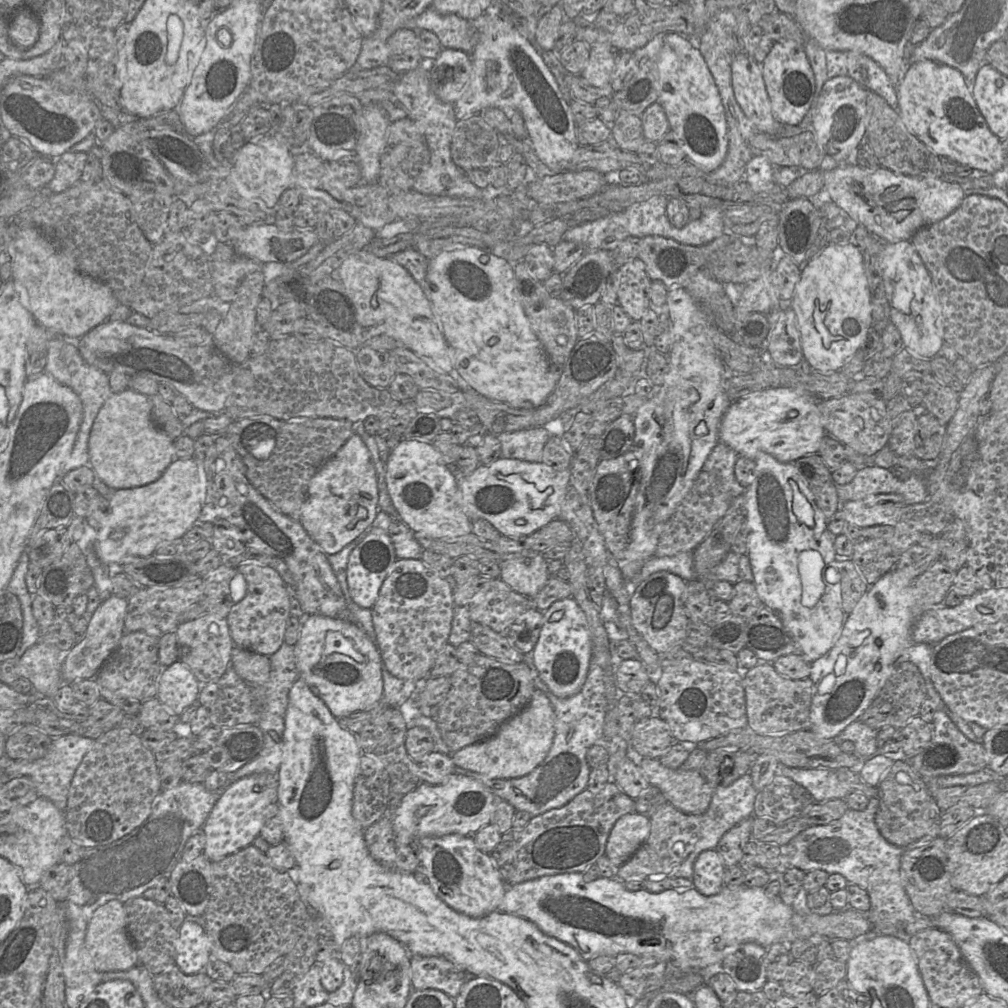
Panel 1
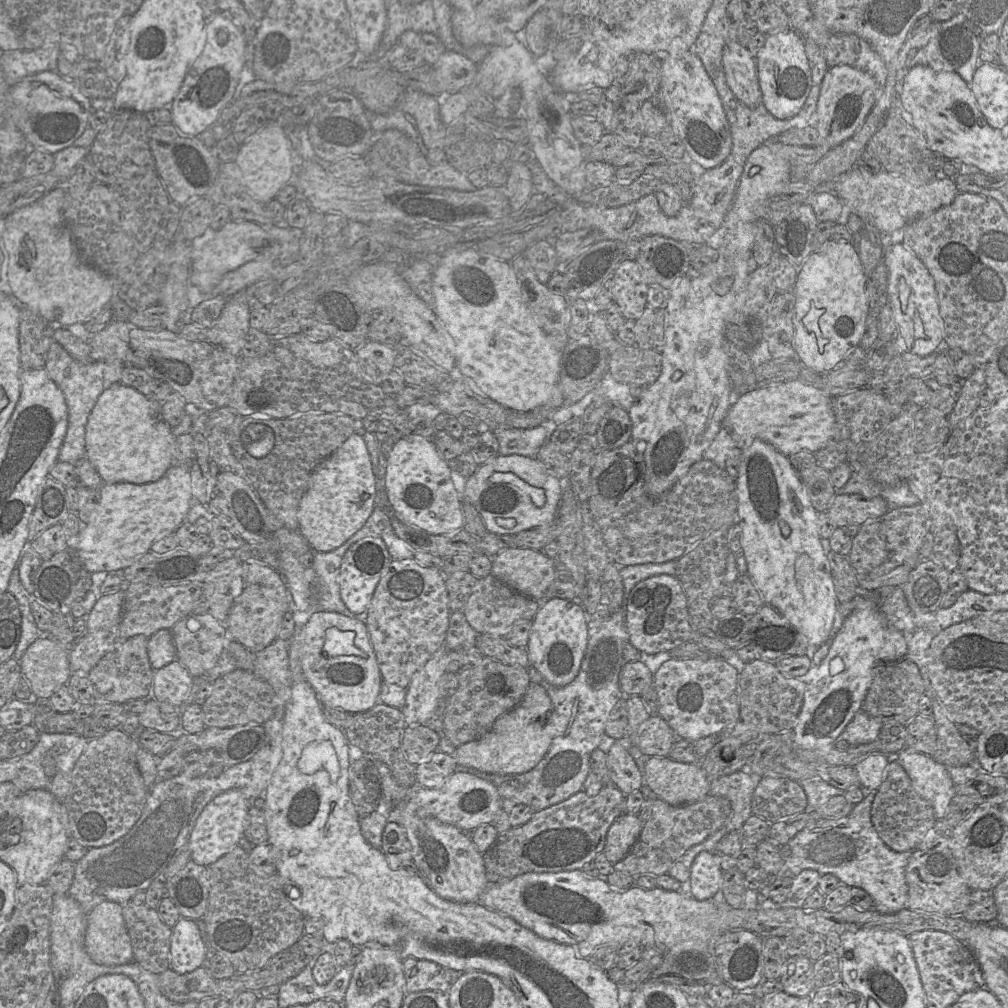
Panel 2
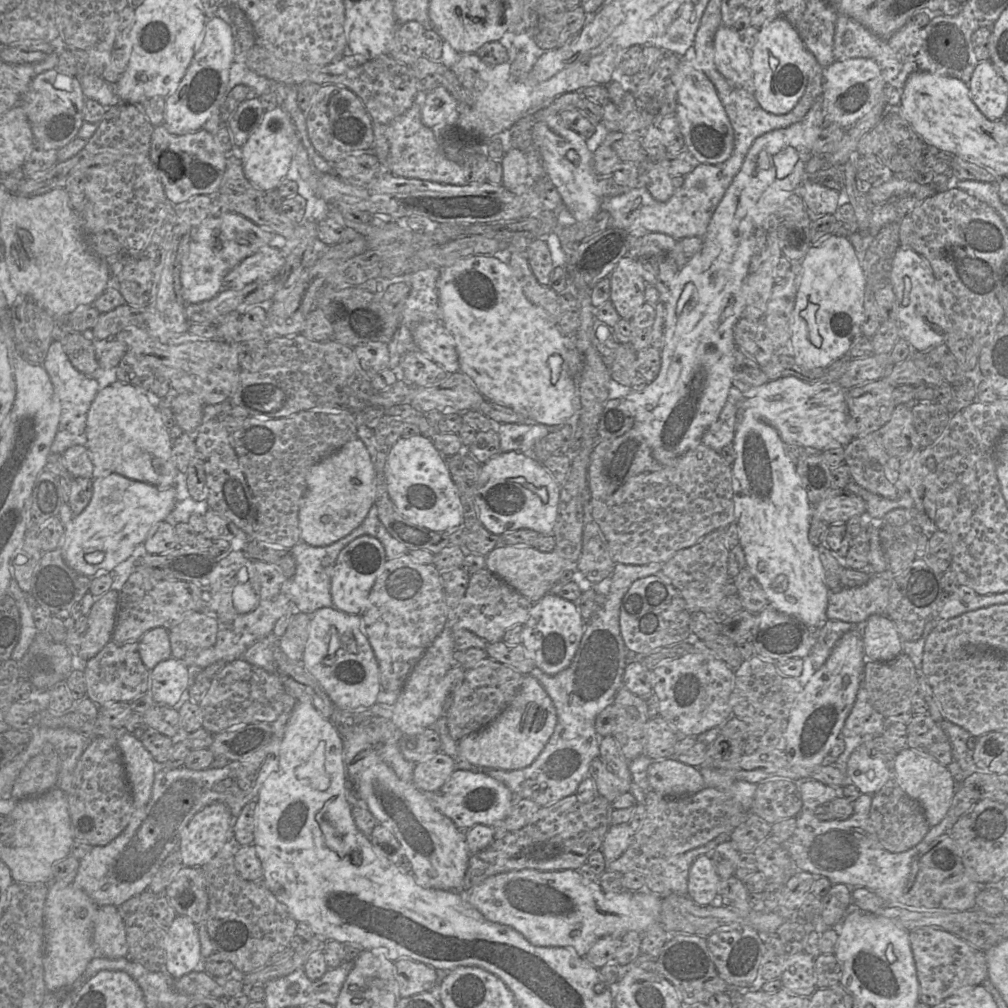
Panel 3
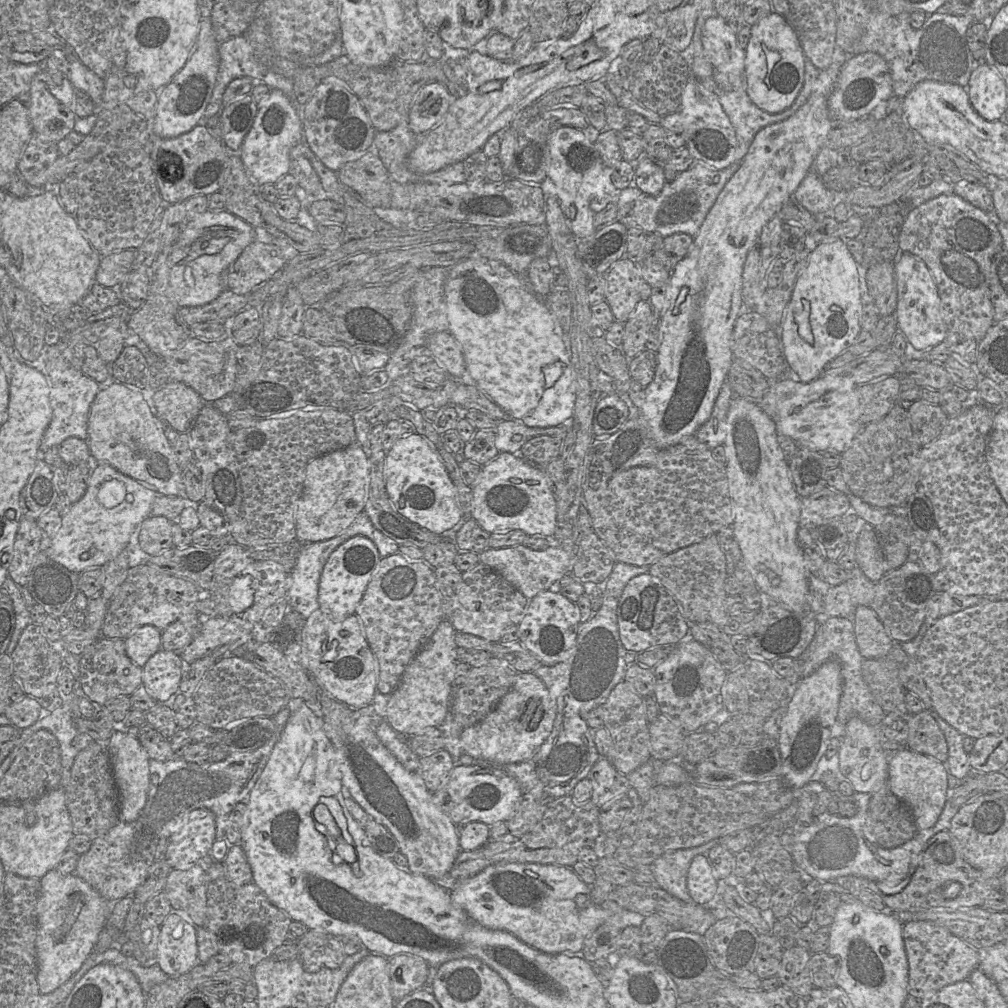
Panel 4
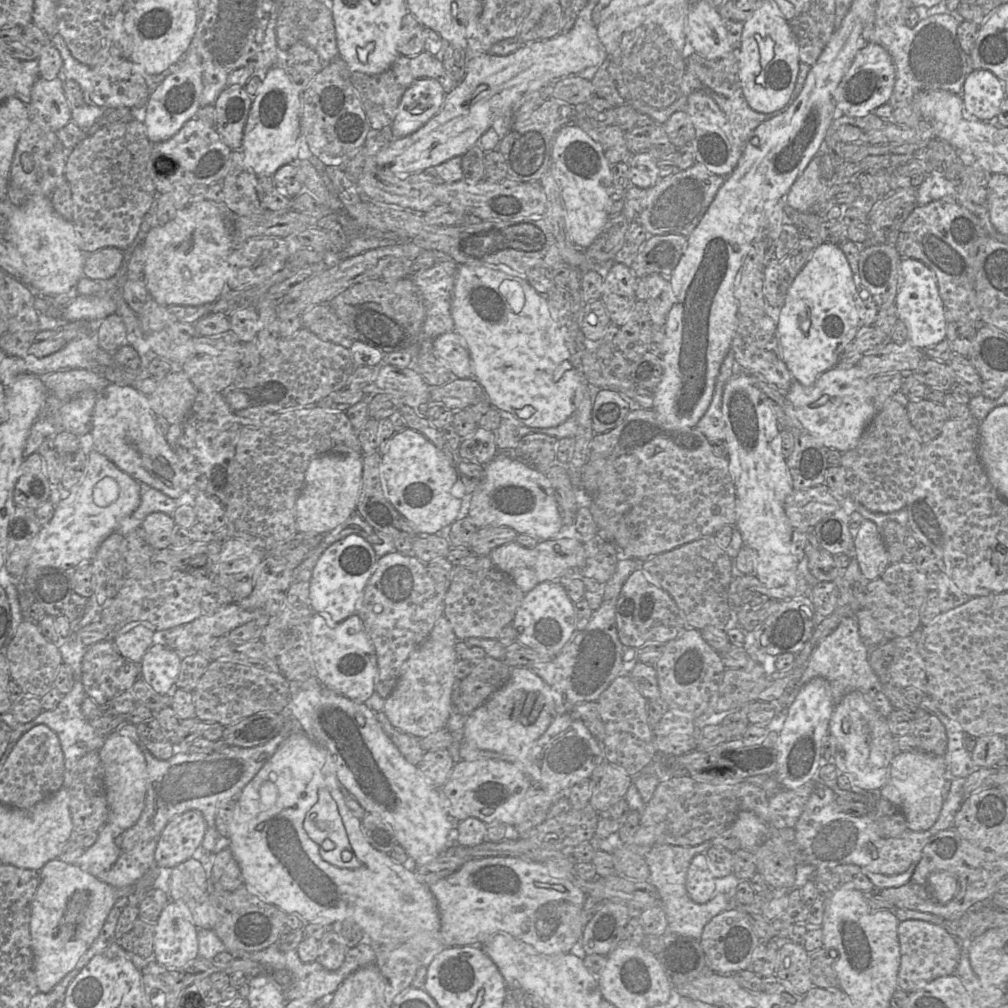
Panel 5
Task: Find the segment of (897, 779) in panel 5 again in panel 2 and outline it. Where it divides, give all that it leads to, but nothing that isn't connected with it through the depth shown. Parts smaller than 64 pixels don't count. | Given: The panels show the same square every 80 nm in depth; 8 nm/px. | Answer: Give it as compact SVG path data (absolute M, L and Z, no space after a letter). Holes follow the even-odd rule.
M907 748L898 753L896 761L907 772L915 791L931 802L935 818L942 820L955 795L956 785L949 768L924 753Z

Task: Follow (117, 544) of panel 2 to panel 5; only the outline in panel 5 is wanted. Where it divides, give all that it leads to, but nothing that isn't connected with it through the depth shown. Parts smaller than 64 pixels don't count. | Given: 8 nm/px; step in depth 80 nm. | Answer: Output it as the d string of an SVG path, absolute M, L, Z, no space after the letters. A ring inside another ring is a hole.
M92 449L87 458L86 471L81 481L56 506L52 519L41 527L31 544L28 568L56 568L72 571L83 563L90 563L101 543L115 532L123 520L130 517L140 504L140 483L121 471L104 455Z

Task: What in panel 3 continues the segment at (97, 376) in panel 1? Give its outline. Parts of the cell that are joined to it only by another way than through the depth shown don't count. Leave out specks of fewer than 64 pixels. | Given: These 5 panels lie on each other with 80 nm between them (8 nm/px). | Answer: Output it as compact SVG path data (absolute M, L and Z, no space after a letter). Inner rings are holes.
M59 341L51 343L42 366L50 377L55 394L61 405L60 421L50 448L51 452L63 454L71 446L86 446L86 420L90 407L100 391L98 381L86 376L73 366Z

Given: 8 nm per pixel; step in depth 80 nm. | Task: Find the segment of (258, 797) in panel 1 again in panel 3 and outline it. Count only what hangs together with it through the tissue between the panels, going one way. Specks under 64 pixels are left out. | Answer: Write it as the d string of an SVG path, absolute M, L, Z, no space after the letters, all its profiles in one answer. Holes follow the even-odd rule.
M222 802L199 810L182 832L178 849L183 867L204 867L233 838L234 817Z

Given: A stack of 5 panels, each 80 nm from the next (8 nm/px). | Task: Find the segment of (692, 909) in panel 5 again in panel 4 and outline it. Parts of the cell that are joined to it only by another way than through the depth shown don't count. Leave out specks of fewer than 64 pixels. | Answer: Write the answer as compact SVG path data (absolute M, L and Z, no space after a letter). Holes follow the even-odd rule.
M718 839L697 847L674 850L661 855L650 865L659 887L687 904L695 903L687 890L690 863L695 856L705 855L717 844Z

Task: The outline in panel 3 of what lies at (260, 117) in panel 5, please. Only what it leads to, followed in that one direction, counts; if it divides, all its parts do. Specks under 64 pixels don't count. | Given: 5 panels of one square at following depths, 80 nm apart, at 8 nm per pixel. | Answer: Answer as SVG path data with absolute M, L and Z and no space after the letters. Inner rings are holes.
M281 107L264 114L261 124L240 148L240 159L247 179L264 193L278 189L286 179L297 148L297 133L289 114Z

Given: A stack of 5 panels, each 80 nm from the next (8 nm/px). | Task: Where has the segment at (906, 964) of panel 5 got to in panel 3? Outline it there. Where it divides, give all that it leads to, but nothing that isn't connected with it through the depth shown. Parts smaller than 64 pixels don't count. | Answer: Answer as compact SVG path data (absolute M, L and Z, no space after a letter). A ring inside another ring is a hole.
M921 927L909 932L909 941L919 981L919 1001L933 1007L966 986L982 985L987 979L985 952L960 937L934 927Z

